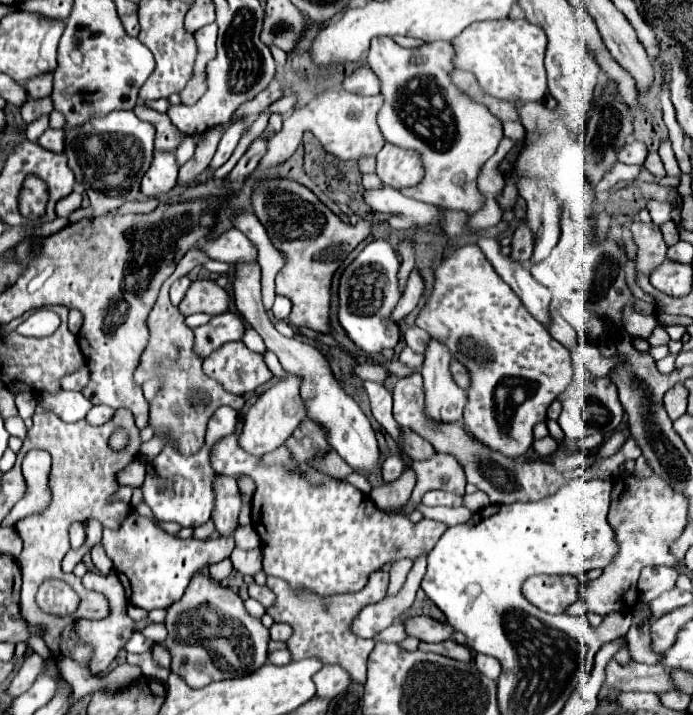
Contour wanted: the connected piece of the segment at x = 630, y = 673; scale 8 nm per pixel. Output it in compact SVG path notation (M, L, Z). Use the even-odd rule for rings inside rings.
M615 659L607 665L607 685L619 691L651 691L665 693L677 689L671 679L671 669L663 665L619 665Z

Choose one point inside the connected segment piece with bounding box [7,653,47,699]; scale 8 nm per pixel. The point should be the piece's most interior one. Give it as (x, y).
(33, 667)

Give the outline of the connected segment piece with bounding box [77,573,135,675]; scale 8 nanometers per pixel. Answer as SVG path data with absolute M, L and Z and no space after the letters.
M91 573L91 581L95 583L93 589L109 591L109 609L111 609L109 617L105 617L103 621L89 621L89 619L77 621L77 629L79 629L79 635L83 637L83 641L91 641L91 645L95 645L95 661L91 661L91 673L97 675L111 665L111 661L117 657L117 653L123 649L123 645L127 643L127 639L133 635L135 629L133 629L133 619L127 615L127 599L125 599L125 591L123 591L119 577Z

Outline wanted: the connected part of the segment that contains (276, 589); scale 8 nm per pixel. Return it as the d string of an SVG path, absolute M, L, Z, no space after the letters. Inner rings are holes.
M383 570L371 575L369 583L365 589L357 593L345 593L345 595L335 595L329 599L309 599L303 595L291 593L291 587L275 577L267 579L267 585L275 593L275 605L267 609L267 613L275 619L275 623L287 623L293 629L293 635L287 639L287 649L291 651L291 657L305 659L305 657L323 657L325 663L337 663L345 671L349 671L351 679L357 683L365 681L367 673L367 657L373 649L373 641L361 639L351 631L353 619L359 615L359 611L365 605L379 603L387 595L387 585L389 585L389 575Z

